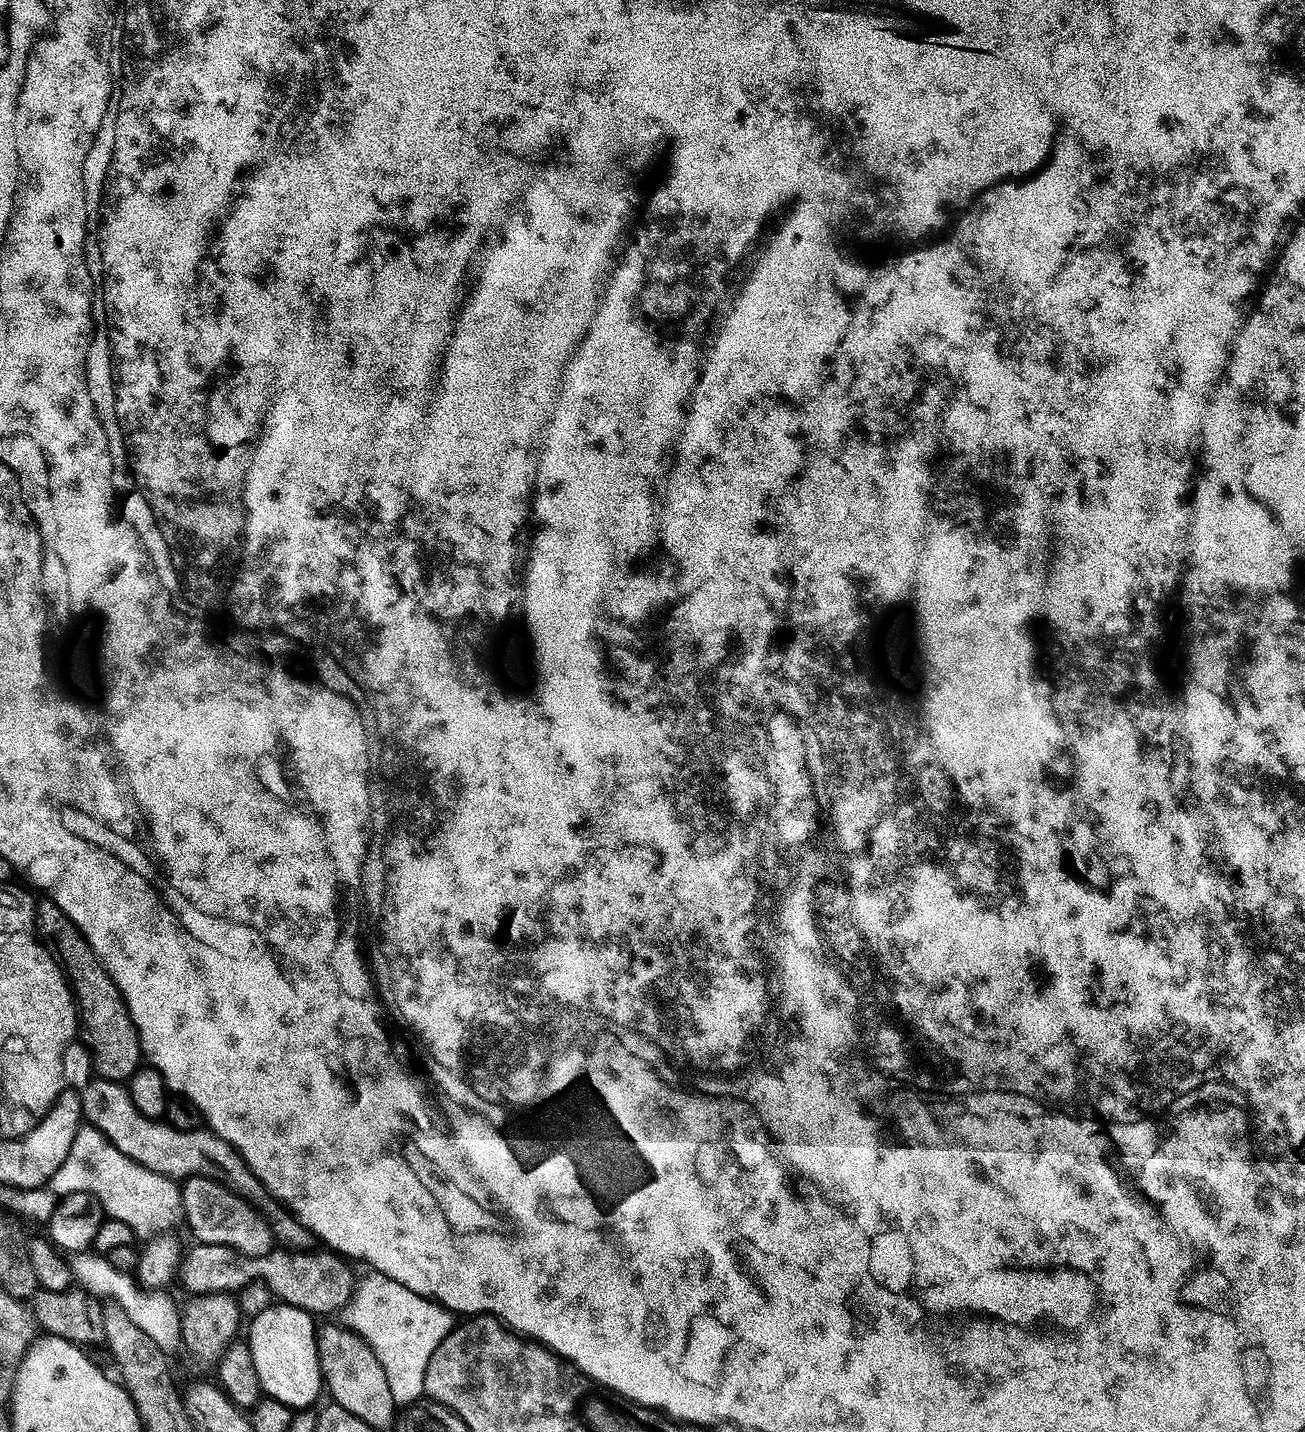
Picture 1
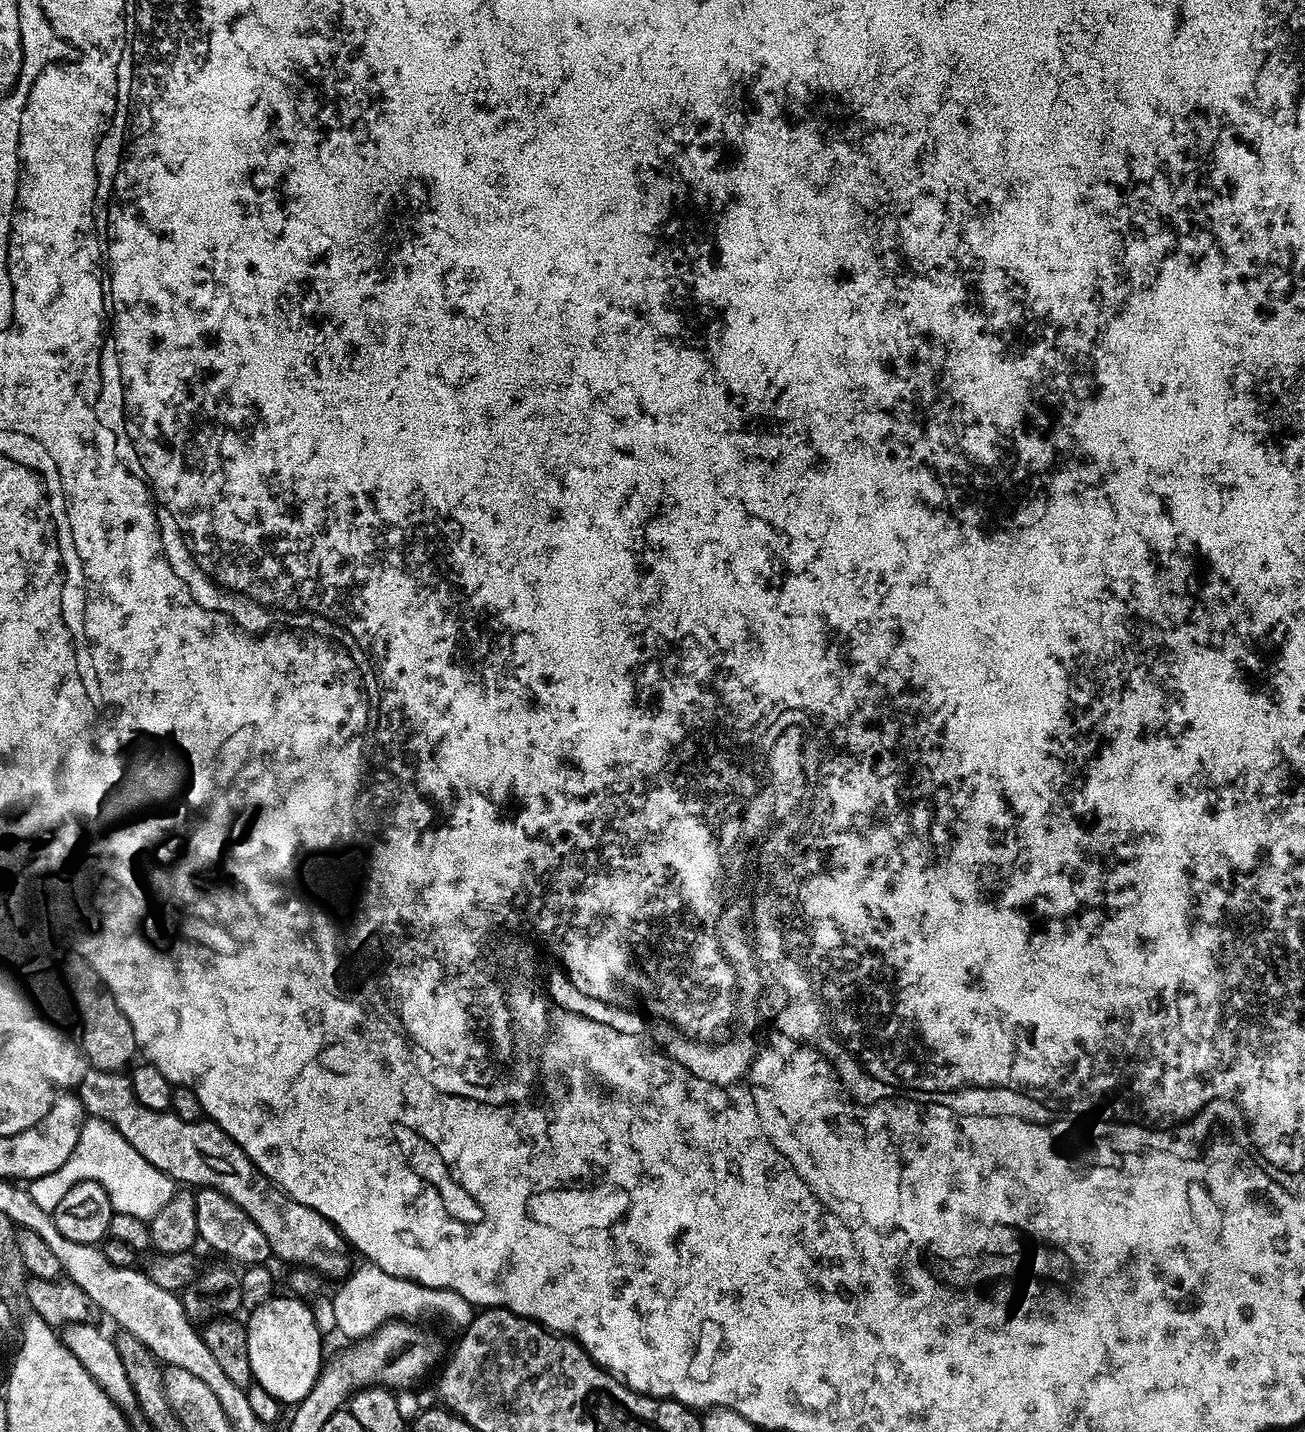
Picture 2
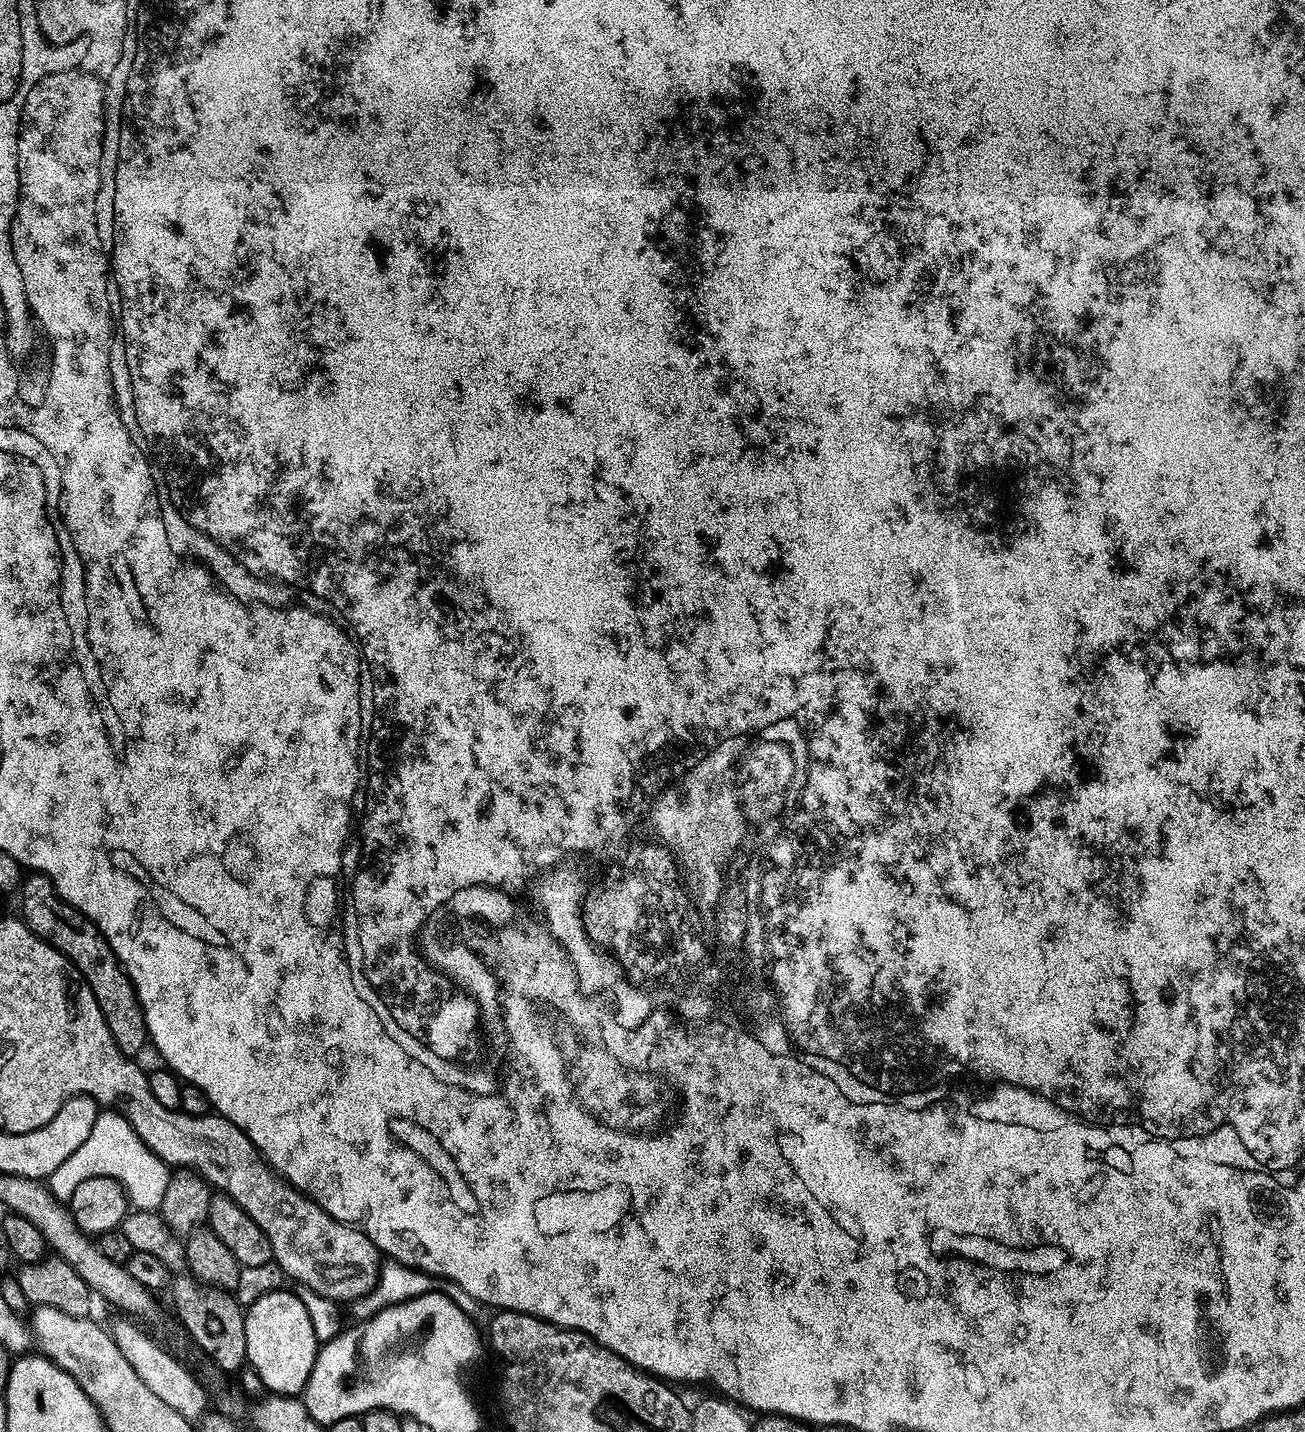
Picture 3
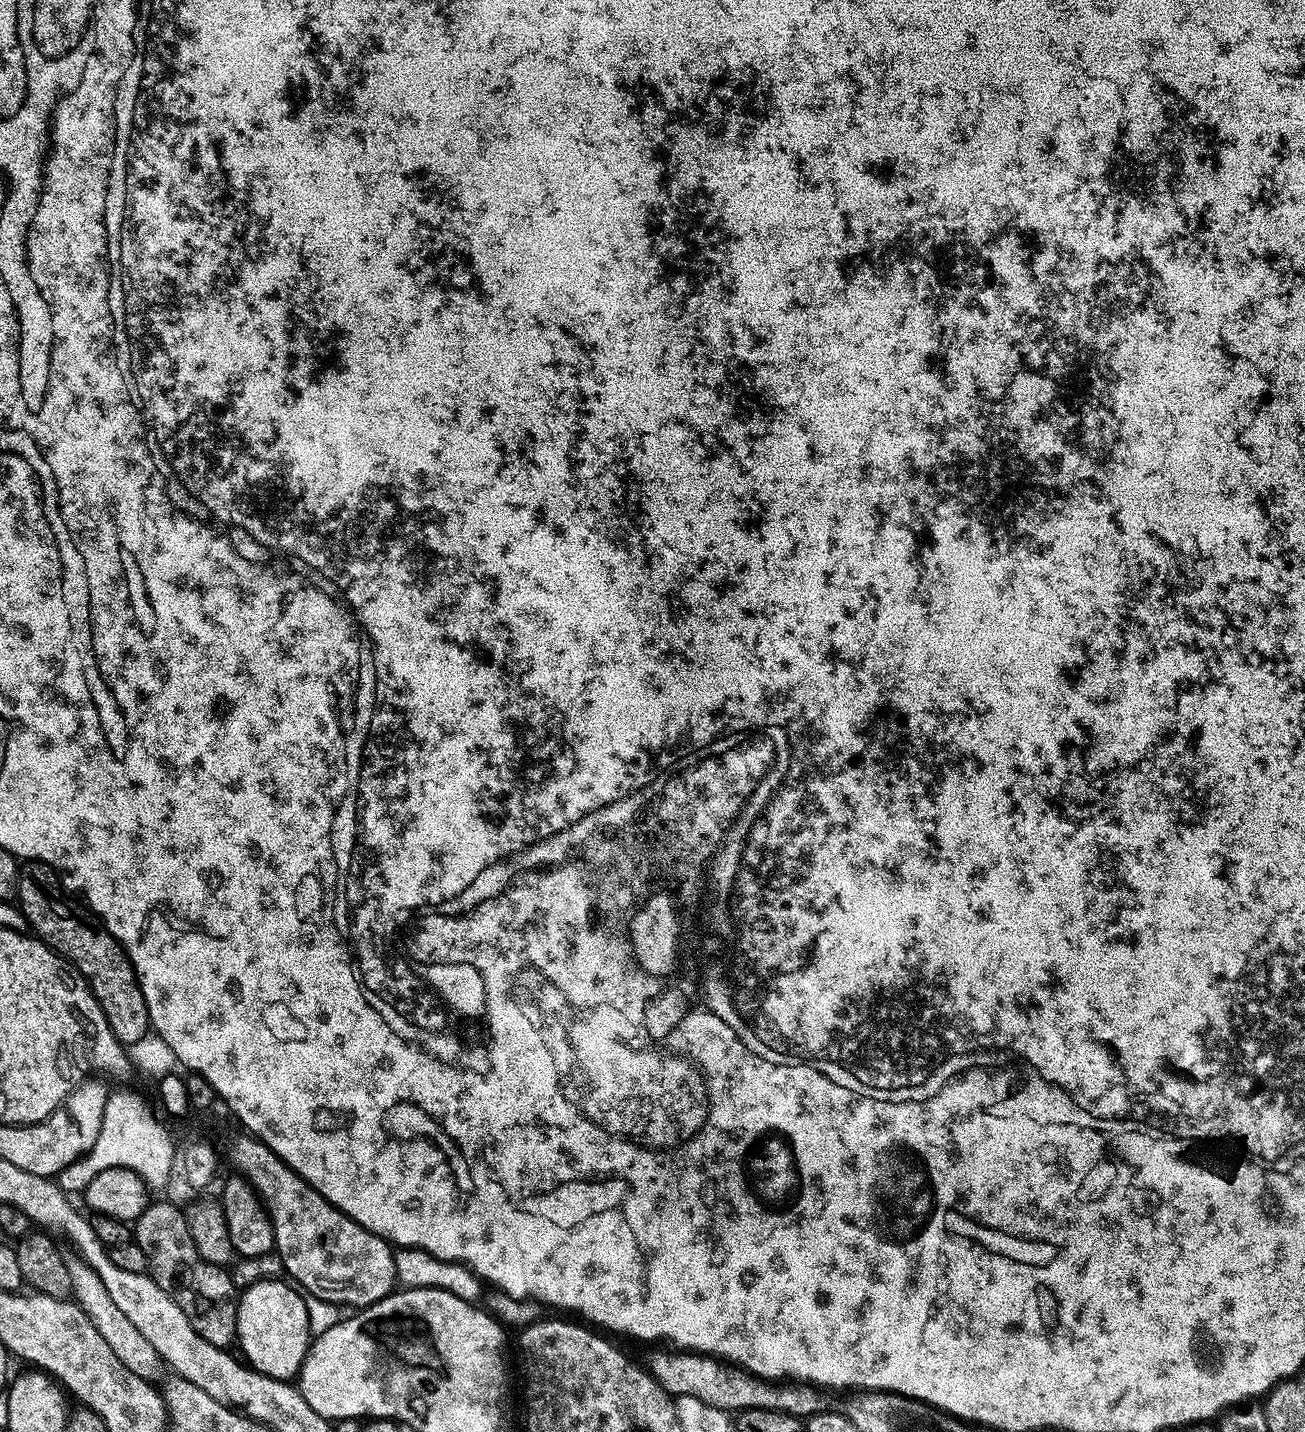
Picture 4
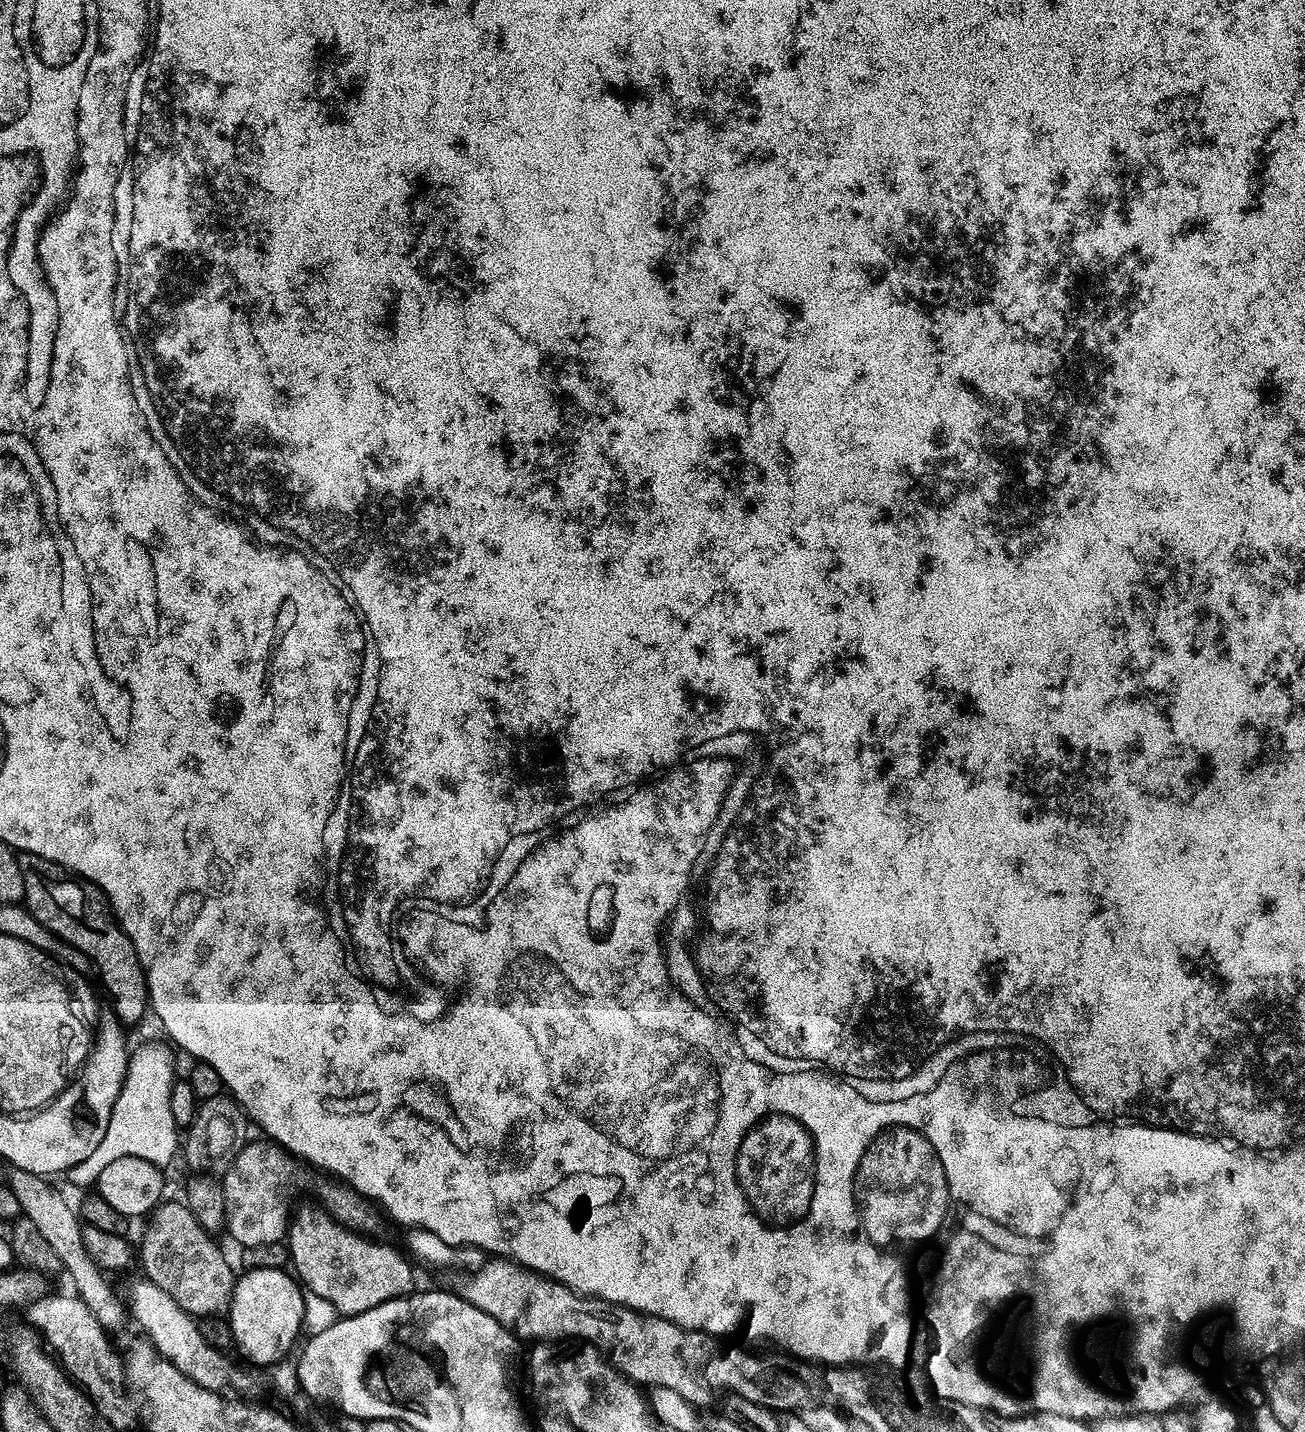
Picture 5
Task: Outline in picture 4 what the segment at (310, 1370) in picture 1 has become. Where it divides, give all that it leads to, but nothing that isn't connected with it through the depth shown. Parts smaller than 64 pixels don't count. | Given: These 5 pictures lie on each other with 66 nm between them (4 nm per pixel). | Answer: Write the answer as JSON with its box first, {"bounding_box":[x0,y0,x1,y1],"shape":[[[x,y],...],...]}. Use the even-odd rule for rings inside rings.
{"bounding_box":[236,1279,310,1381],"shape":[[[283,1279],[254,1282],[254,1286],[245,1288],[239,1293],[236,1306],[236,1334],[238,1345],[240,1344],[241,1350],[244,1351],[243,1359],[251,1367],[275,1380],[291,1381],[299,1373],[307,1356],[310,1333],[304,1296],[291,1283],[288,1283],[289,1285],[284,1283]]]}

